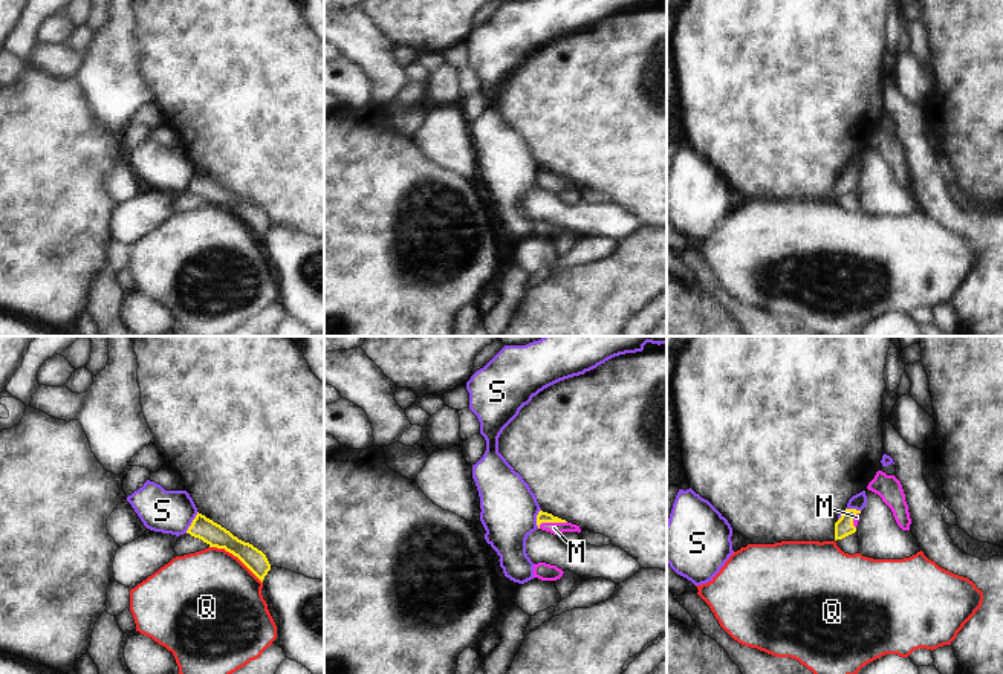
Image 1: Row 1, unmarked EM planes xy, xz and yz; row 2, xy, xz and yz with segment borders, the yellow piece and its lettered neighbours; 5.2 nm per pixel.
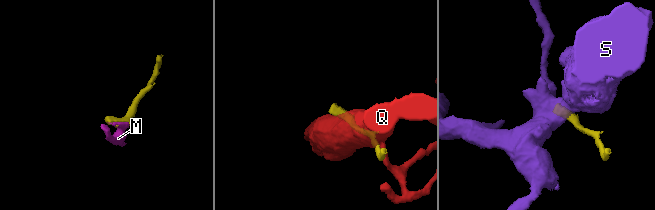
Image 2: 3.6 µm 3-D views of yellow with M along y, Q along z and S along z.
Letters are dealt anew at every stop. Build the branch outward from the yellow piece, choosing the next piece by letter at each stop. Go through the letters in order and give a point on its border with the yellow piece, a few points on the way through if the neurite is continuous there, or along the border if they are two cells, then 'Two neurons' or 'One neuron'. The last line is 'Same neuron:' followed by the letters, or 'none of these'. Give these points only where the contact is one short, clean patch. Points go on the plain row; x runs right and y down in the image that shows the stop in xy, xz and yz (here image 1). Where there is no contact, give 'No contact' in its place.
M: Touches yellow at xz (551, 179). Path across: xz (543, 174), (551, 179), (554, 185). One neuron
Q: Touches yellow at xy (236, 213). Two neurons
S: Touches yellow at xy (191, 181). Boundary: xy (198, 170), (185, 190). Two neurons
Same neuron: M

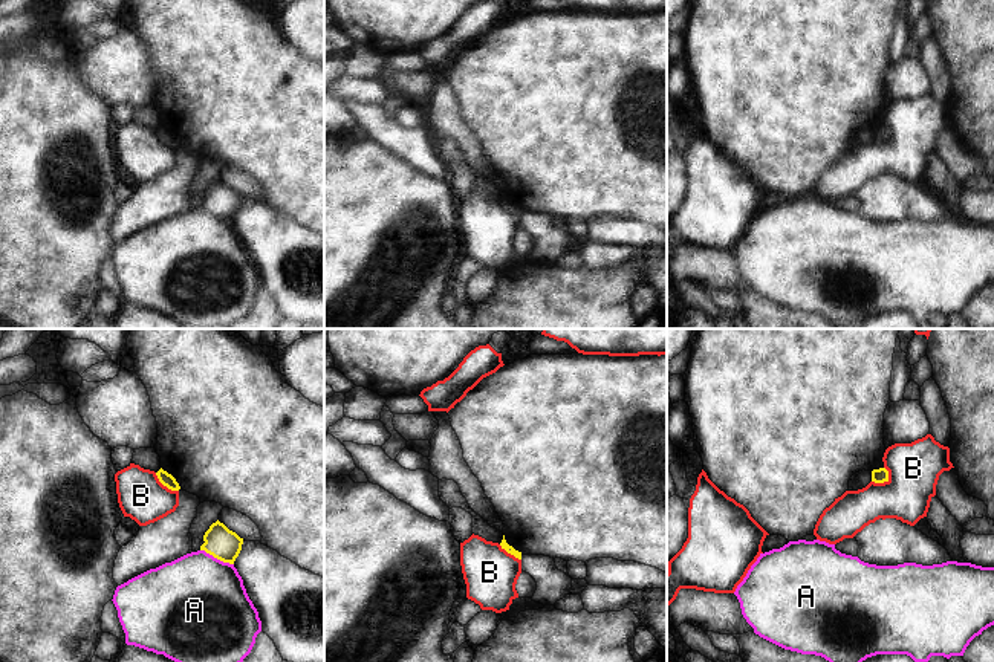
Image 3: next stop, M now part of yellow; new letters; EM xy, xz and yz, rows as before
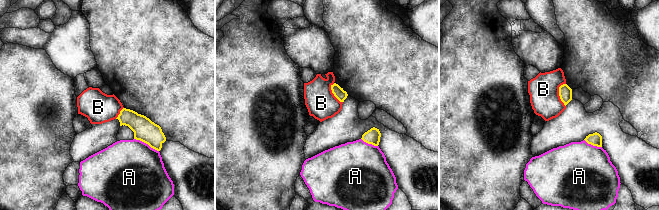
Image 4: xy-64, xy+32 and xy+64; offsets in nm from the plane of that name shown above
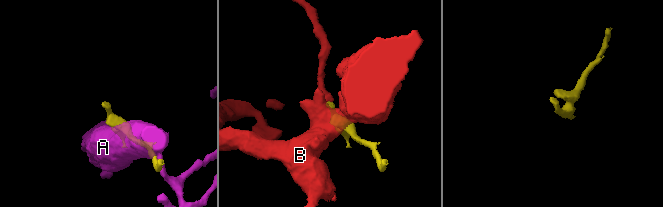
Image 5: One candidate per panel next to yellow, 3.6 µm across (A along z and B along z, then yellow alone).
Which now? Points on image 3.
A: Touches yellow at xy (217, 216). Two neurons
B: Touches yellow at yz (883, 139). Boundary: yz (889, 129), (886, 138), (872, 139). Two neurons
Same neuron: none of these

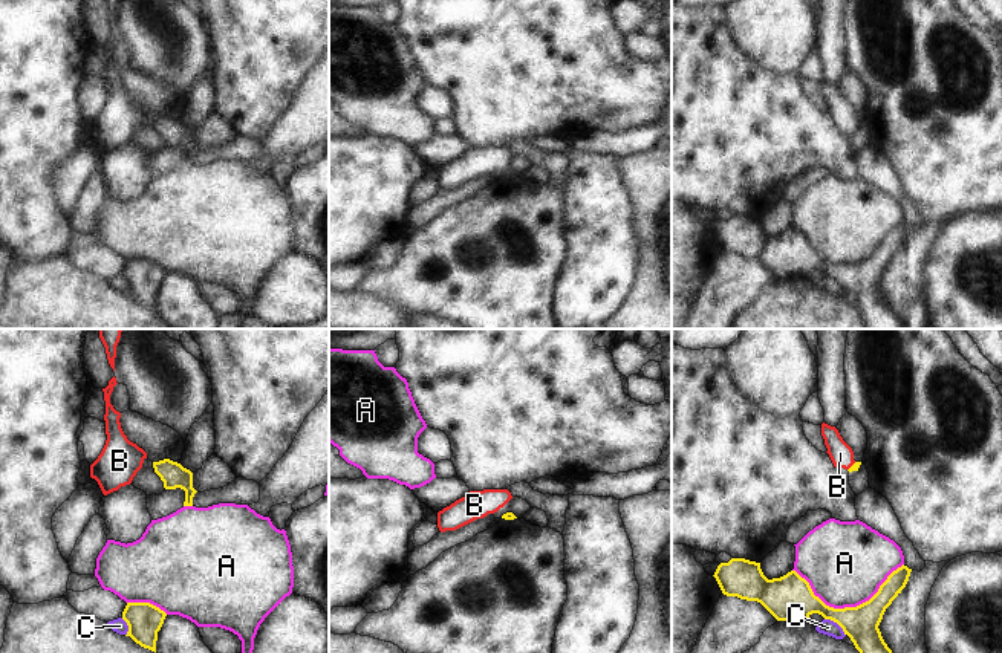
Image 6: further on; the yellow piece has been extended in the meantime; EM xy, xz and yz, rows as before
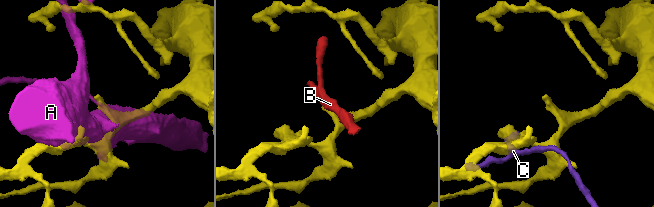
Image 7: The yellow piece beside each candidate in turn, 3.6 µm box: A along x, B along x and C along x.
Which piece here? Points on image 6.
A: Touches yellow at yz (846, 265). Two neurons
B: Touches yellow at yz (851, 124). Path across: yz (855, 123), (851, 124), (840, 110). One neuron
C: Touches yellow at yz (837, 280). Two neurons
Same neuron: B

